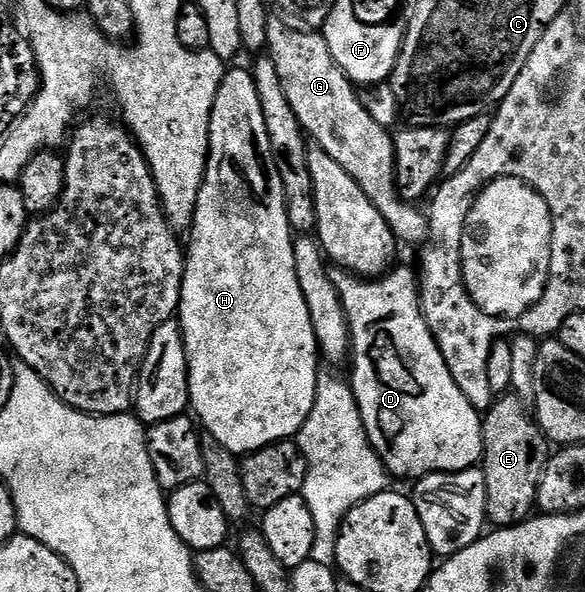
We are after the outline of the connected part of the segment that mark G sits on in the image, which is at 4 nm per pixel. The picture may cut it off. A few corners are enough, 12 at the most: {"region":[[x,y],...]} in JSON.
{"region":[[269,16],[266,53],[305,134],[396,238],[428,219],[396,188],[396,142],[324,36]]}

